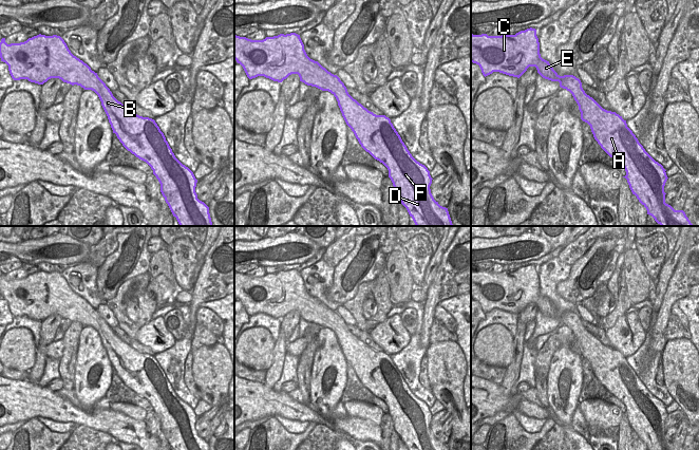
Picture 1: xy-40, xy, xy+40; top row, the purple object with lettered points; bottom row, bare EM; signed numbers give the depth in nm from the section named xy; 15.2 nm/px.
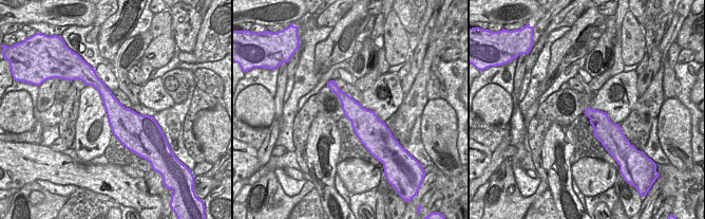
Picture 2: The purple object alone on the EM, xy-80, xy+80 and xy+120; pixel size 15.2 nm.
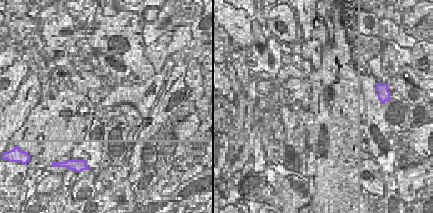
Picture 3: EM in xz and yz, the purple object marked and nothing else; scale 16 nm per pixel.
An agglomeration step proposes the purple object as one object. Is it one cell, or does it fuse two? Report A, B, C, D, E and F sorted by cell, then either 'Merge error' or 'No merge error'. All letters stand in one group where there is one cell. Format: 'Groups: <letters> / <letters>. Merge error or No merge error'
Groups: A B C D E F. No merge error.

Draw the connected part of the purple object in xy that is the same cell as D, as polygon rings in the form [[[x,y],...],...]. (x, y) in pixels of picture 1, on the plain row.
[[[280,270],[263,277],[251,277],[234,271],[234,296],[243,303],[249,316],[264,313],[282,319],[289,312],[298,311],[300,318],[305,321],[330,329],[338,338],[346,361],[352,365],[361,383],[388,405],[394,428],[408,449],[449,450],[448,445],[440,443],[431,430],[430,423],[433,415],[430,408],[412,393],[391,356],[385,352],[376,352],[369,348],[348,331],[346,323],[337,312],[310,296],[304,286],[300,271]]]

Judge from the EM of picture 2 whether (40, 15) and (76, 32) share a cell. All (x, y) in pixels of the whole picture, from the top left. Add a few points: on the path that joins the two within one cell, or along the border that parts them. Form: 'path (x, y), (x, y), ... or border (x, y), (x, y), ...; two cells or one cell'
border (91, 23), (88, 25), (72, 25); two cells

